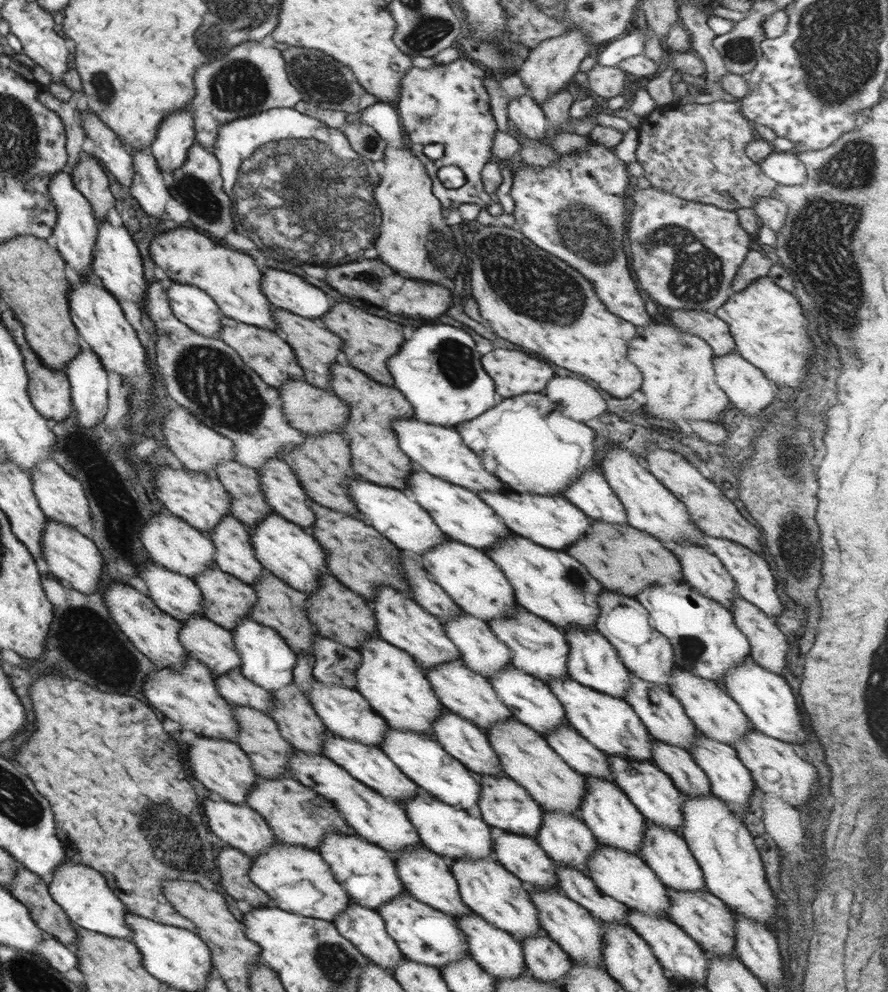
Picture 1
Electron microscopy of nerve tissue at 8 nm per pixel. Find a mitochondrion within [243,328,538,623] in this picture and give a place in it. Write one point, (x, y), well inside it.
(455, 359)

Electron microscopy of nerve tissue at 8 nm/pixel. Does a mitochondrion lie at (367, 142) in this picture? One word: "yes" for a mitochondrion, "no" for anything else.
yes

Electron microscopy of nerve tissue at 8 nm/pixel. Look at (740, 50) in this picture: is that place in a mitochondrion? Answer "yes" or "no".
yes

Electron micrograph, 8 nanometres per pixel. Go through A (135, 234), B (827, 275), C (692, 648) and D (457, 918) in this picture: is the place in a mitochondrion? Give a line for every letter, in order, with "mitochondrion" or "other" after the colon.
A: other
B: mitochondrion
C: mitochondrion
D: other

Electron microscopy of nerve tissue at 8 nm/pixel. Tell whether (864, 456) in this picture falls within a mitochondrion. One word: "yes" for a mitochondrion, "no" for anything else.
no

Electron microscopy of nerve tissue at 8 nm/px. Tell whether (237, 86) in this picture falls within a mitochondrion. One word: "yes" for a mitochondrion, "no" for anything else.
yes

